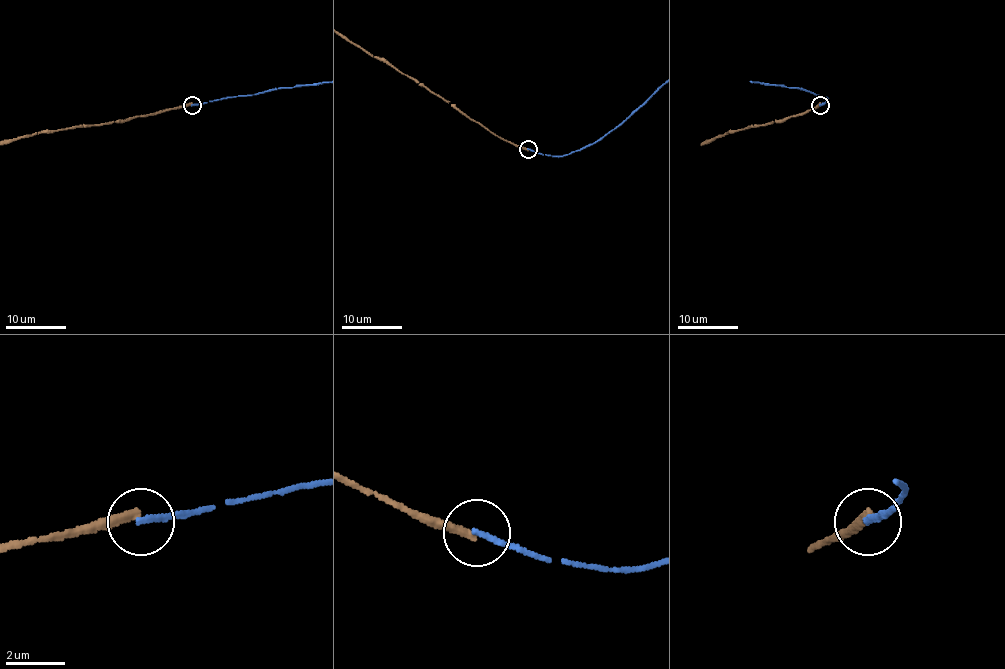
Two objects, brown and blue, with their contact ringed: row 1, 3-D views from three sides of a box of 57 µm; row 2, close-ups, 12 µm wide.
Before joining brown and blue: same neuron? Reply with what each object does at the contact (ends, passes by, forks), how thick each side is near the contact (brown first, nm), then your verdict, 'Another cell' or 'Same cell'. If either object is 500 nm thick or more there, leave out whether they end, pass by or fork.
At the ring brown ends. At the ring blue ends. Thickness 320 nm (brown) against 190 nm. Another cell

